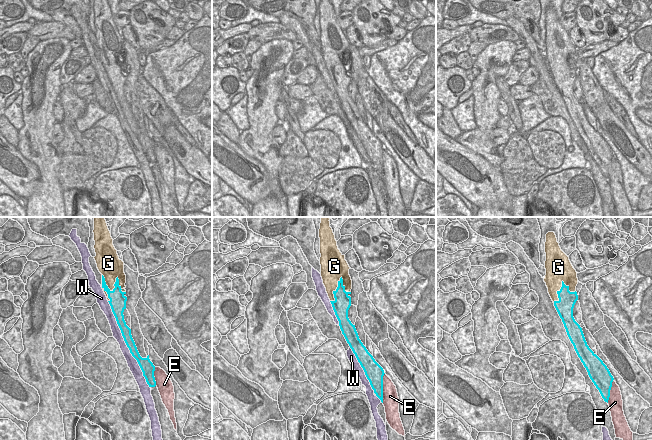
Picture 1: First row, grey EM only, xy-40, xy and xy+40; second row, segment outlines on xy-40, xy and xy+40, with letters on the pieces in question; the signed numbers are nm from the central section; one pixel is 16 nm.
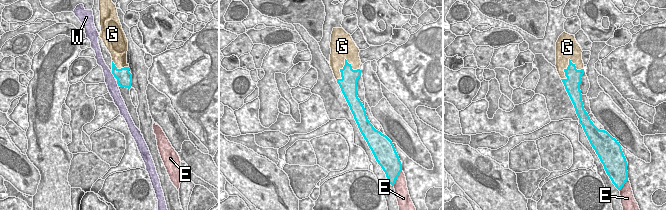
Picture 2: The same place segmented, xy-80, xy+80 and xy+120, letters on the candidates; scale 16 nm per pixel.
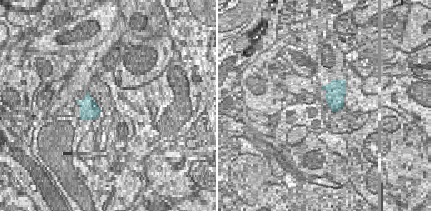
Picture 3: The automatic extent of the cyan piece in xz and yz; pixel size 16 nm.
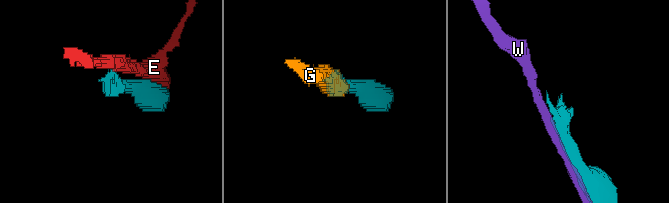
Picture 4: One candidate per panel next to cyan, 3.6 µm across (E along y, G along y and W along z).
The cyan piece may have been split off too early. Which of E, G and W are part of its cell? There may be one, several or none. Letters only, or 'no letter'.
G

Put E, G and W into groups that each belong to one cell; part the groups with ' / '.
E / G / W

